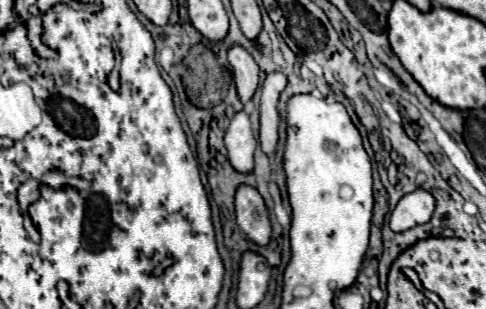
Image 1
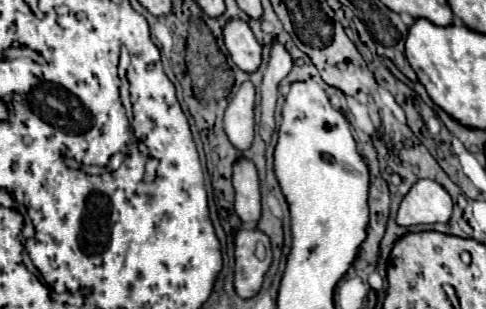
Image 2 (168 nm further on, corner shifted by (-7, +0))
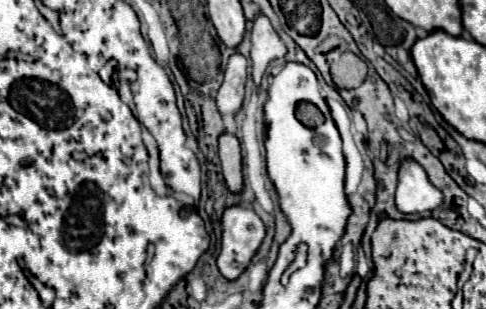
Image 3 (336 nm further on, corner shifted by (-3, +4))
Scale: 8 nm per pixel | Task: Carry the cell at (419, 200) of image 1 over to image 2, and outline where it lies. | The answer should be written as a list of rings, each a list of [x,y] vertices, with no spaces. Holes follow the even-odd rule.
[[[419,180],[403,198],[397,214],[399,226],[417,224],[447,224],[451,218],[451,196],[433,180]]]

